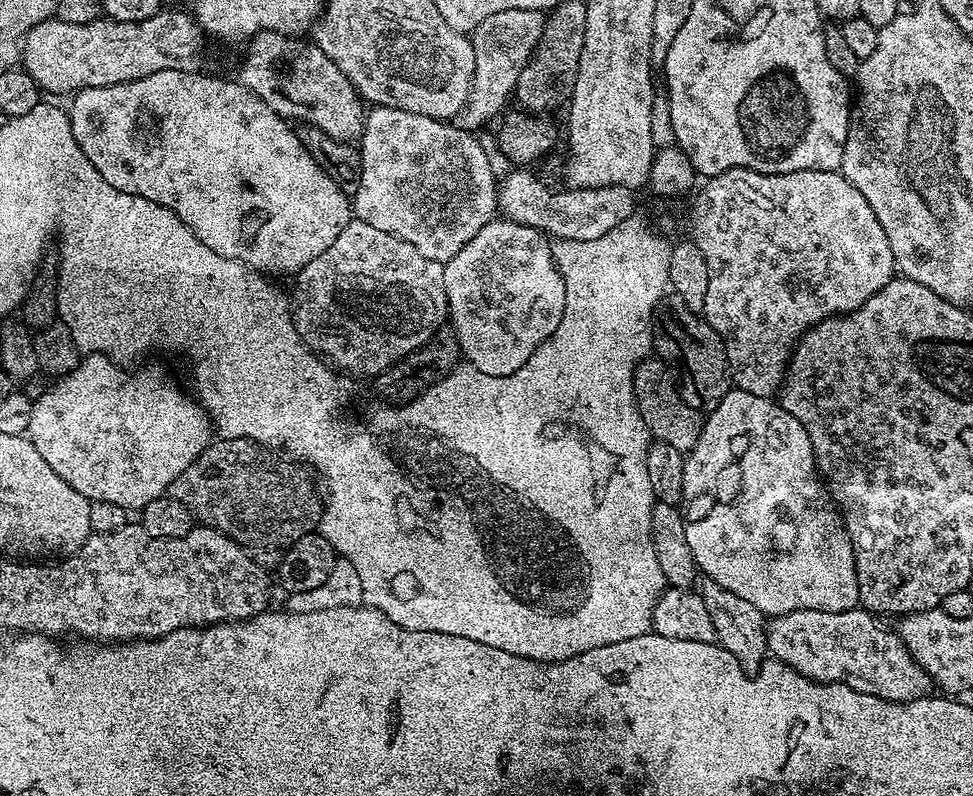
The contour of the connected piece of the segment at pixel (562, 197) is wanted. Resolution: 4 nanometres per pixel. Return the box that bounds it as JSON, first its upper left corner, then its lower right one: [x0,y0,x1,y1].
[496,166,637,242]

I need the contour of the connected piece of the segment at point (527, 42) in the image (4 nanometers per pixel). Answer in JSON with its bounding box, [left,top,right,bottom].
[454,10,545,129]

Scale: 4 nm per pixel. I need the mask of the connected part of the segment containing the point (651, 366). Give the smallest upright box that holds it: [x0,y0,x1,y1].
[632,358,705,453]

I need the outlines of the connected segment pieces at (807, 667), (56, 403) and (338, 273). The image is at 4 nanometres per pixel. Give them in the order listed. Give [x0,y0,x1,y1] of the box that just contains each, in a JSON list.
[[768,606,933,703],[30,355,214,510],[292,218,449,377]]

